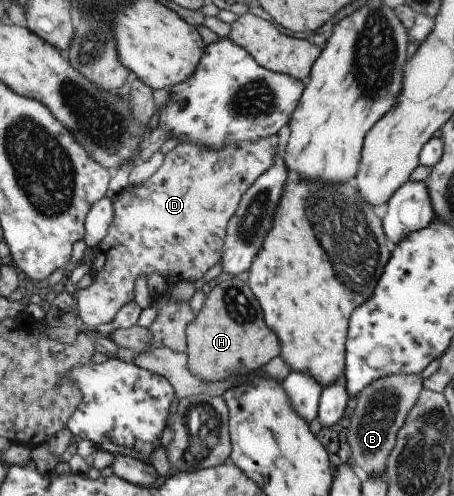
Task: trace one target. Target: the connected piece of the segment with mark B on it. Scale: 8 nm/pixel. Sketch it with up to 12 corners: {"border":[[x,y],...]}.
{"border":[[421,375],[381,377],[348,419],[351,462],[386,474]]}

